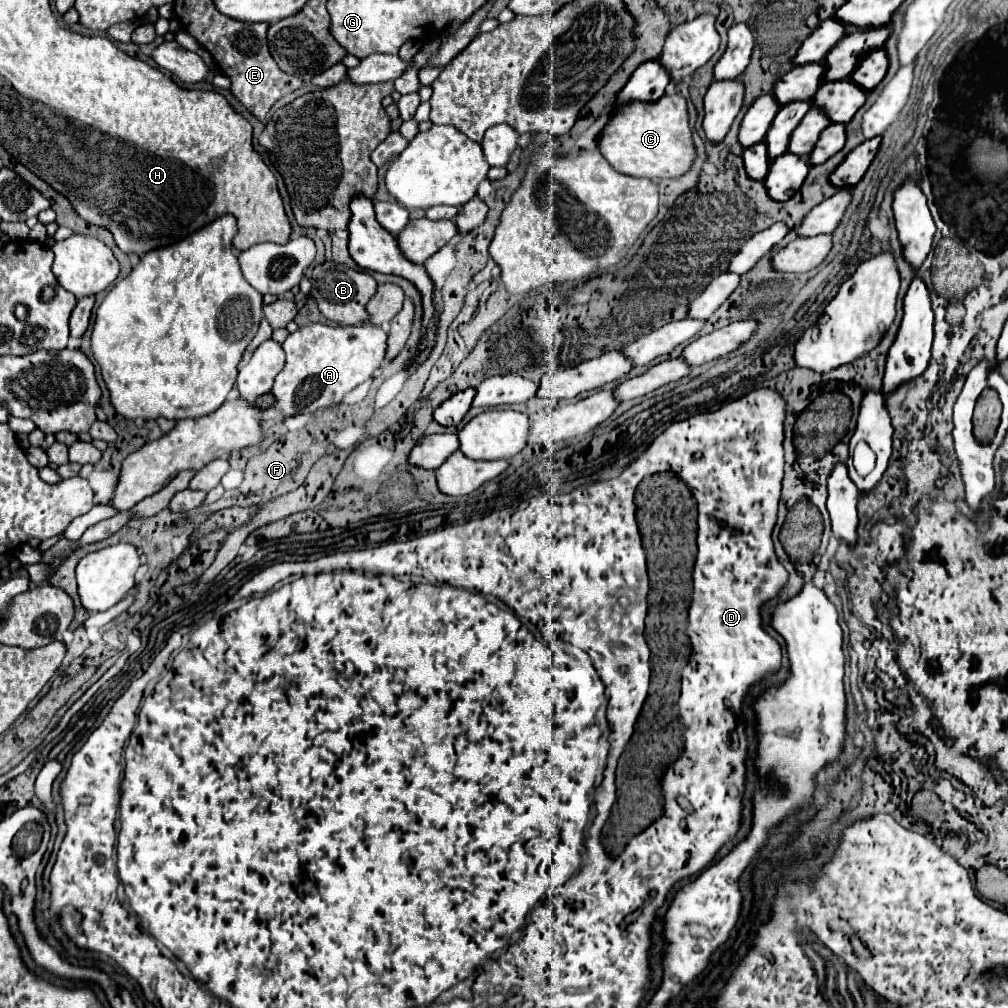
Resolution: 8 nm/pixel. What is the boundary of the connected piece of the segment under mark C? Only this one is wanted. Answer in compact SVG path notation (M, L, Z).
M665 94L657 102L631 102L629 106L623 106L619 114L609 118L597 144L605 160L617 172L655 182L685 176L697 158L693 132L689 128L687 102L679 94Z

